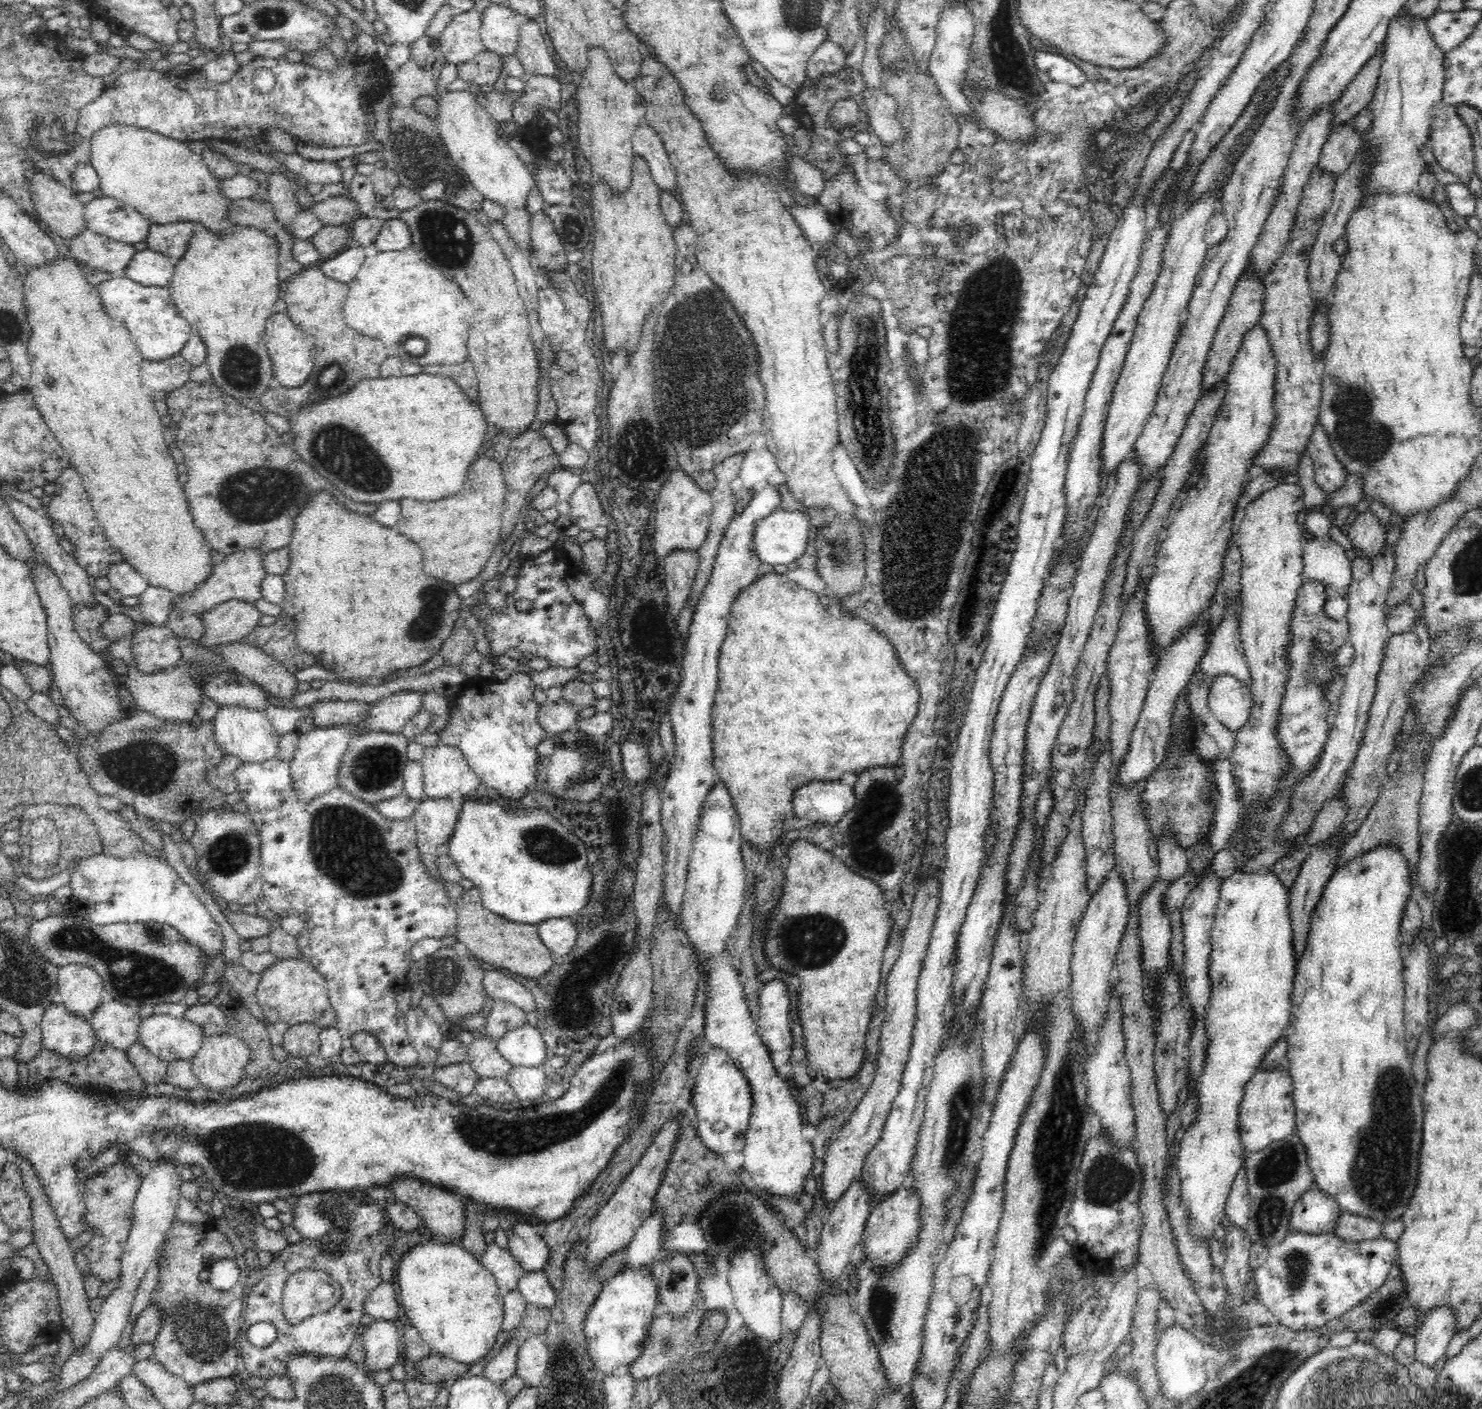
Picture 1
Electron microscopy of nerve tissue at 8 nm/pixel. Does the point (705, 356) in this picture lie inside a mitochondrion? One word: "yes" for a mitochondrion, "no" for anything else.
yes

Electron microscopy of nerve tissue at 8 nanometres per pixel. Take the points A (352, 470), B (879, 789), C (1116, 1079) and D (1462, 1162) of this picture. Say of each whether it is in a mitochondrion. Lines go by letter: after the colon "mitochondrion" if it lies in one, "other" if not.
A: mitochondrion
B: mitochondrion
C: other
D: other

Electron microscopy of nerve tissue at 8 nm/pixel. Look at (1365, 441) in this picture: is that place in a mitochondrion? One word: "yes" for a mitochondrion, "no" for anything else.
yes

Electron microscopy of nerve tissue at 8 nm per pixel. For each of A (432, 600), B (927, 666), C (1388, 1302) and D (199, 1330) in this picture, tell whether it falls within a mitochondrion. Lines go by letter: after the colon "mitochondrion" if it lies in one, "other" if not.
A: mitochondrion
B: other
C: mitochondrion
D: mitochondrion

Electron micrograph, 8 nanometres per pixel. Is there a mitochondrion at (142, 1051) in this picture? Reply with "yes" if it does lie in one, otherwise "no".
no

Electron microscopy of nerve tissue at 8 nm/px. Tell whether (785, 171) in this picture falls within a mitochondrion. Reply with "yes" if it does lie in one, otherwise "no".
no

